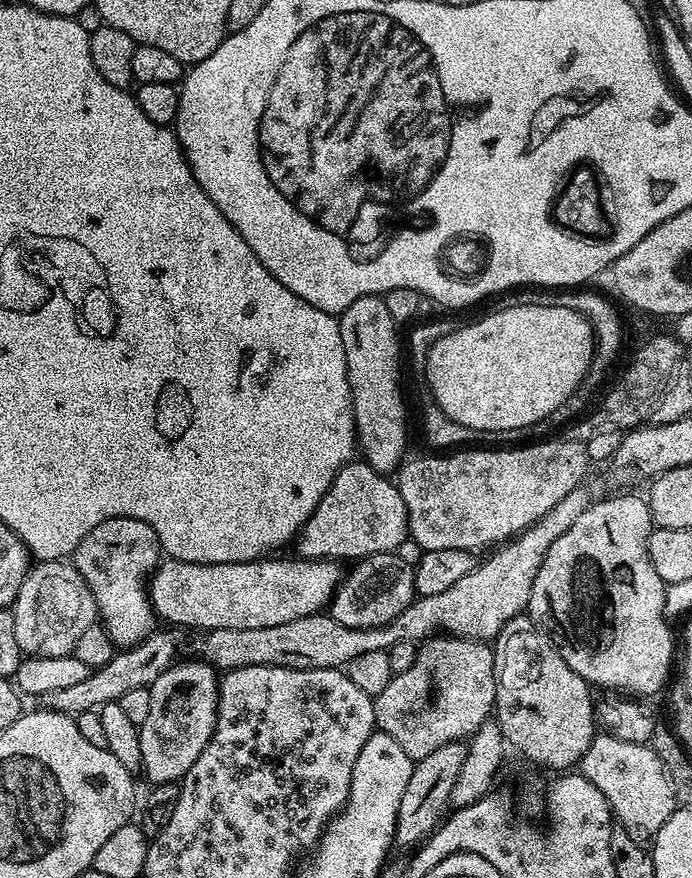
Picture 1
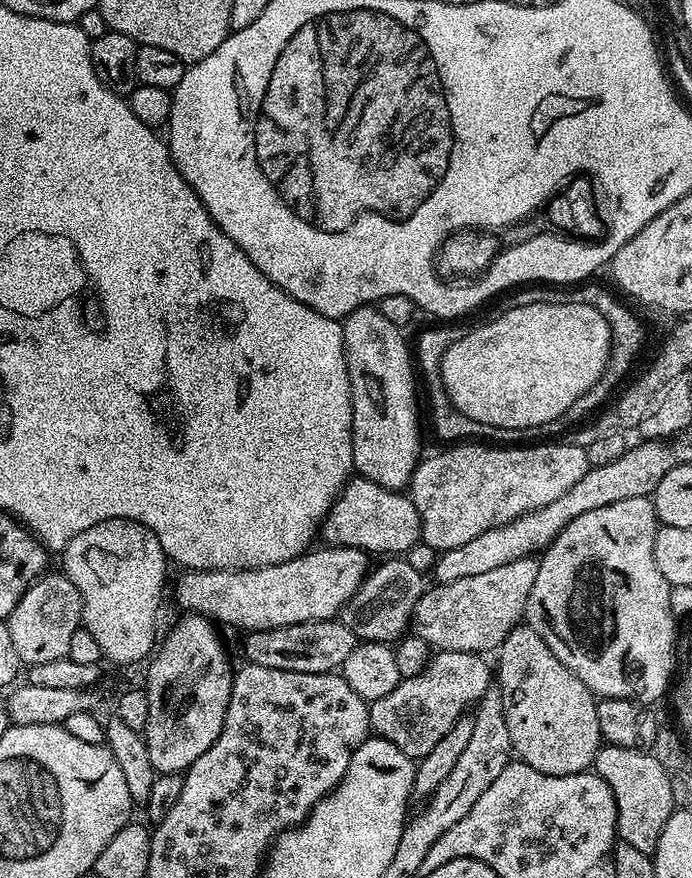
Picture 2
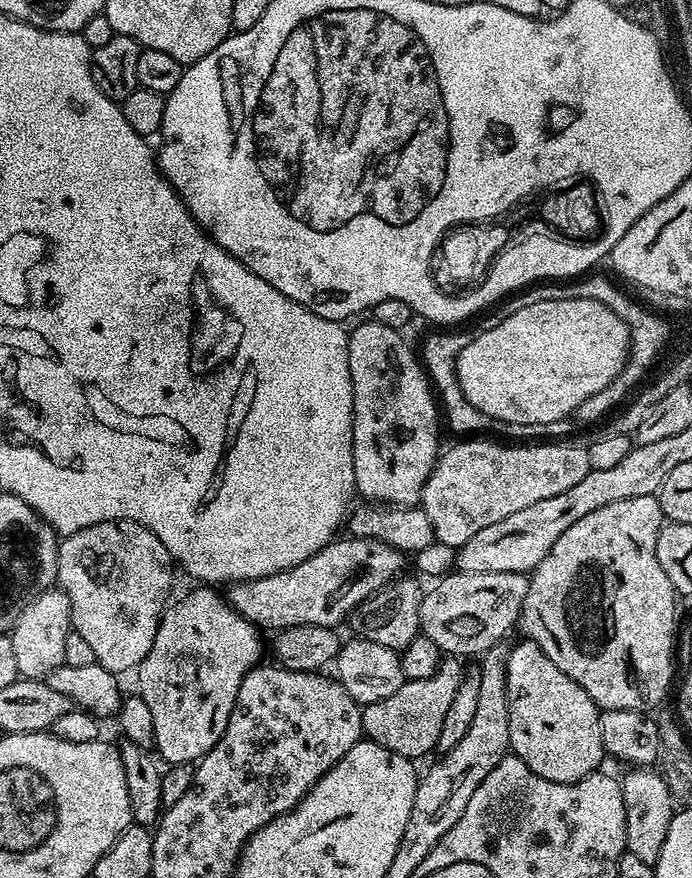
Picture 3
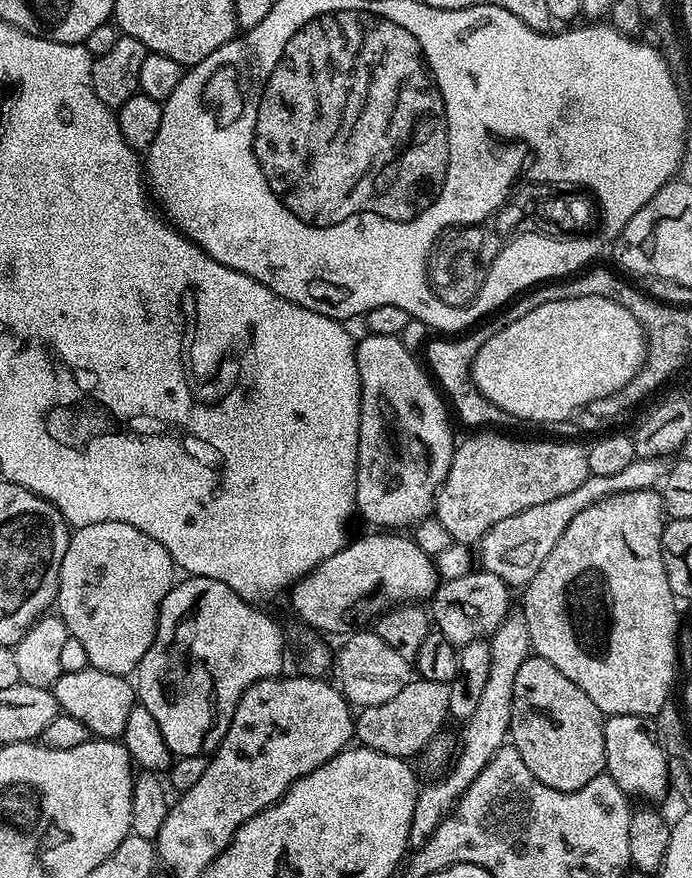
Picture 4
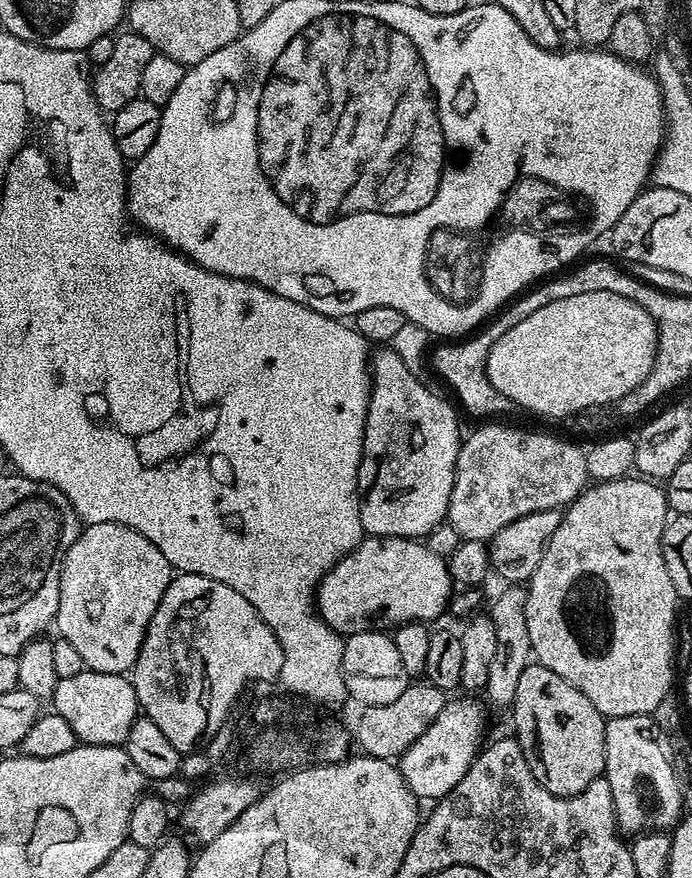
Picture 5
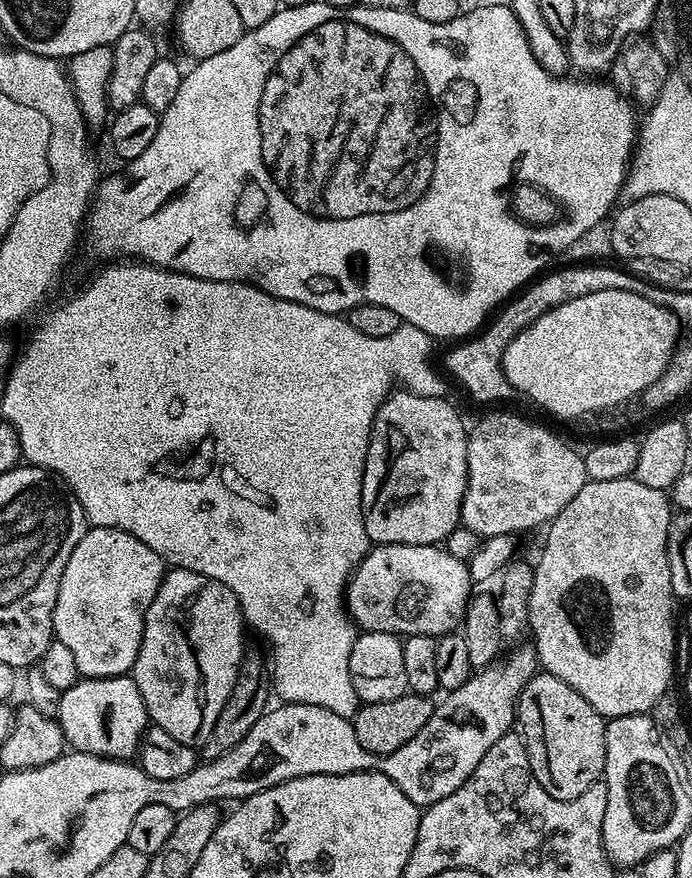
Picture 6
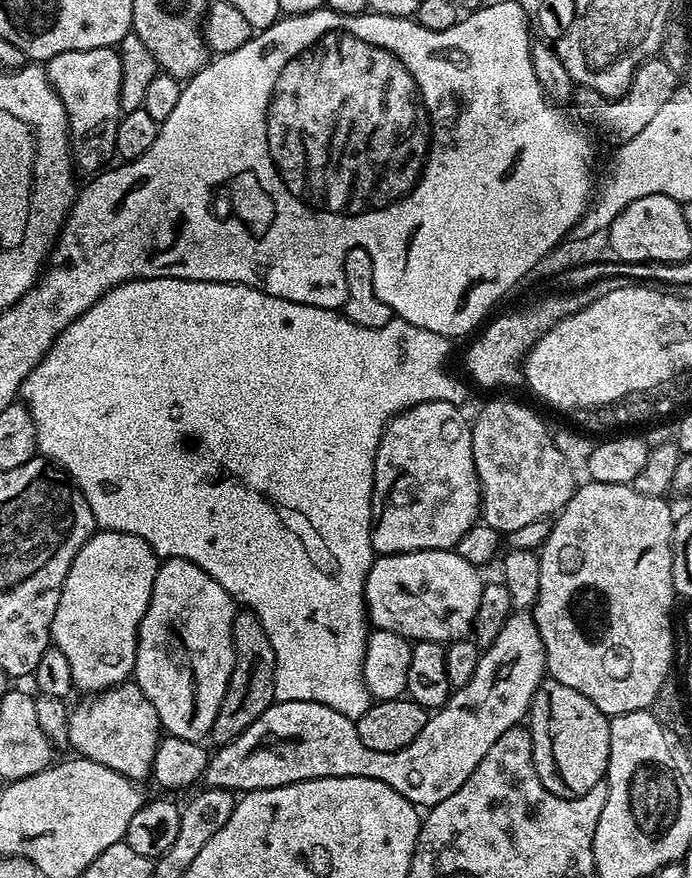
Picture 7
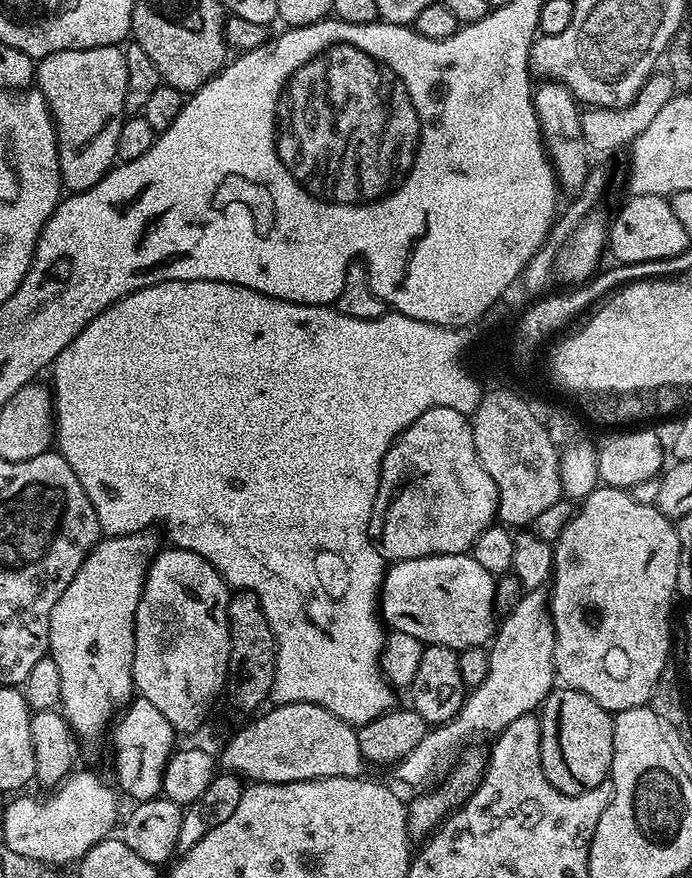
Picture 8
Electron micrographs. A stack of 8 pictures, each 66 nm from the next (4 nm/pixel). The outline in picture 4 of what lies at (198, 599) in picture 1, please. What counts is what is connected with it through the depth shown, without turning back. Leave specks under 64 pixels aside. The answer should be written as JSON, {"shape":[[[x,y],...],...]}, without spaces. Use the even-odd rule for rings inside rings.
{"shape":[[[376,530],[371,534],[373,536],[364,536],[361,540],[353,539],[345,544],[342,550],[338,550],[338,554],[323,560],[314,571],[306,573],[292,585],[292,612],[302,623],[309,624],[312,628],[321,628],[324,632],[347,633],[357,627],[356,620],[364,620],[372,615],[375,617],[389,605],[427,601],[436,591],[438,577],[433,557],[427,556],[411,535],[389,534],[384,530]]]}

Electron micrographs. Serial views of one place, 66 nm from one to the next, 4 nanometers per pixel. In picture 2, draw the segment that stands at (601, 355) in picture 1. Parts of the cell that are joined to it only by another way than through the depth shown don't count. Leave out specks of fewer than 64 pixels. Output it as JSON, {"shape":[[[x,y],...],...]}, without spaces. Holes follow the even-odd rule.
{"shape":[[[584,282],[579,286],[565,288],[560,286],[524,286],[519,290],[512,290],[501,295],[498,300],[500,312],[518,306],[530,306],[534,302],[582,302],[586,306],[594,306],[600,311],[602,318],[606,318],[612,331],[612,350],[608,354],[608,365],[604,367],[604,373],[598,378],[598,382],[594,382],[594,386],[590,386],[590,390],[586,390],[586,394],[582,394],[582,398],[578,398],[574,402],[574,406],[567,408],[564,415],[558,417],[554,422],[554,428],[560,432],[566,431],[565,433],[569,431],[568,424],[572,424],[571,426],[583,425],[589,417],[599,413],[613,399],[614,393],[625,383],[624,375],[627,374],[628,367],[639,358],[640,351],[644,348],[644,328],[640,325],[639,318],[623,304],[625,301],[615,291],[607,292],[602,285],[592,283],[596,282]]]}

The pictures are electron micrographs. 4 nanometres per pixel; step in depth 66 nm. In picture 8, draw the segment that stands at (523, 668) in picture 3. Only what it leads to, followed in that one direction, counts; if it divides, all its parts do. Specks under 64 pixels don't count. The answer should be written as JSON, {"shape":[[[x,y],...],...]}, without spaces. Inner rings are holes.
{"shape":[[[560,686],[549,692],[538,715],[542,770],[558,791],[577,796],[609,779],[614,754],[613,713],[577,688]]]}

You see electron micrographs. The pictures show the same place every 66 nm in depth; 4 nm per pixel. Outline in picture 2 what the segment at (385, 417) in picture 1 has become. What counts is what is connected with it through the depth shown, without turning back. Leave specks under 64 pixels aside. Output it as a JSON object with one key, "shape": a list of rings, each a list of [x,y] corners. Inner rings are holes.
{"shape":[[[361,306],[356,308],[351,312],[349,316],[343,317],[342,320],[342,358],[344,361],[348,363],[348,381],[350,382],[350,386],[352,387],[352,466],[353,469],[359,475],[365,476],[370,482],[378,482],[378,486],[382,486],[383,488],[390,488],[393,490],[404,490],[409,487],[412,472],[416,469],[418,461],[421,459],[422,451],[420,452],[420,416],[416,413],[416,384],[418,388],[418,376],[417,373],[414,371],[414,356],[413,353],[410,351],[410,344],[404,341],[405,333],[400,329],[398,326],[394,326],[394,322],[389,322],[384,315],[380,312],[379,307],[376,306]]]}

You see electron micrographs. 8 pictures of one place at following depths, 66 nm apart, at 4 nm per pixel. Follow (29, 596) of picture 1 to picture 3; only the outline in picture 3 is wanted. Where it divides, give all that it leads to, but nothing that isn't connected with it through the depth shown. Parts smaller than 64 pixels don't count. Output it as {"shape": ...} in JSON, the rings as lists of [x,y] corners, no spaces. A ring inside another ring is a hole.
{"shape":[[[59,587],[33,595],[24,612],[10,629],[14,646],[14,662],[18,662],[20,676],[26,680],[42,680],[63,666],[66,658],[66,638],[73,632],[70,598]]]}

